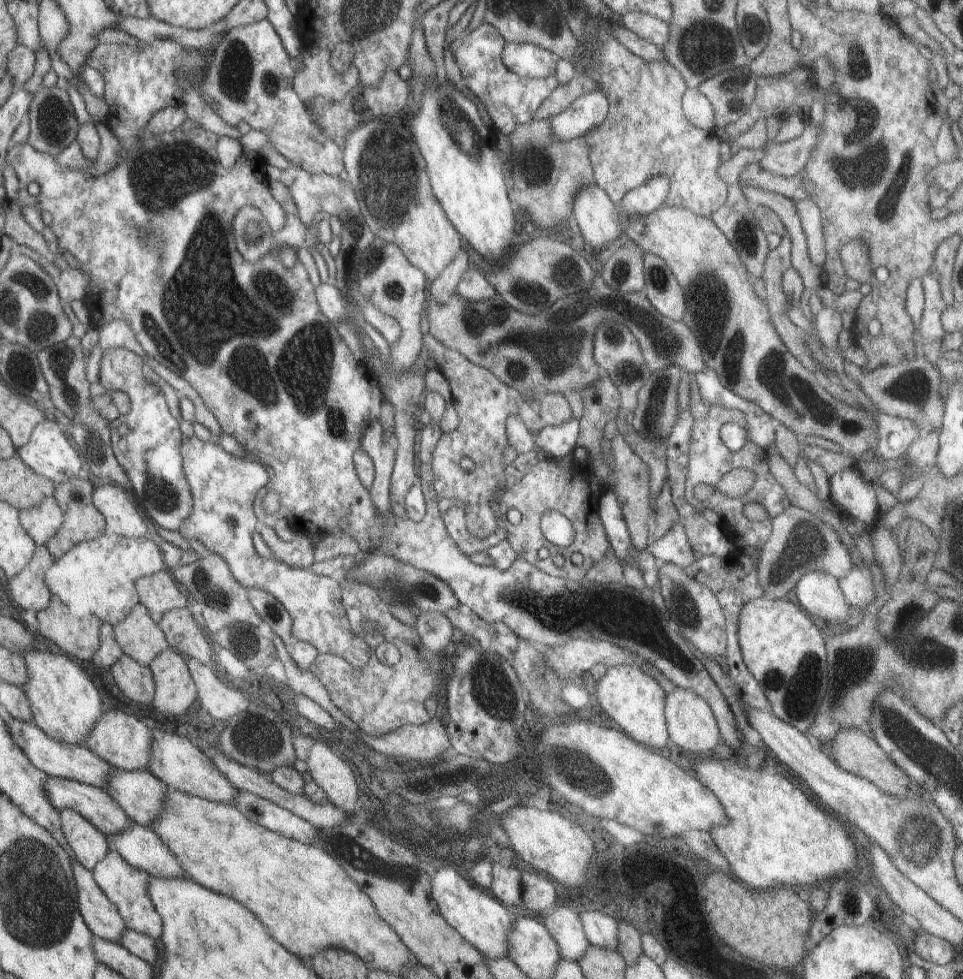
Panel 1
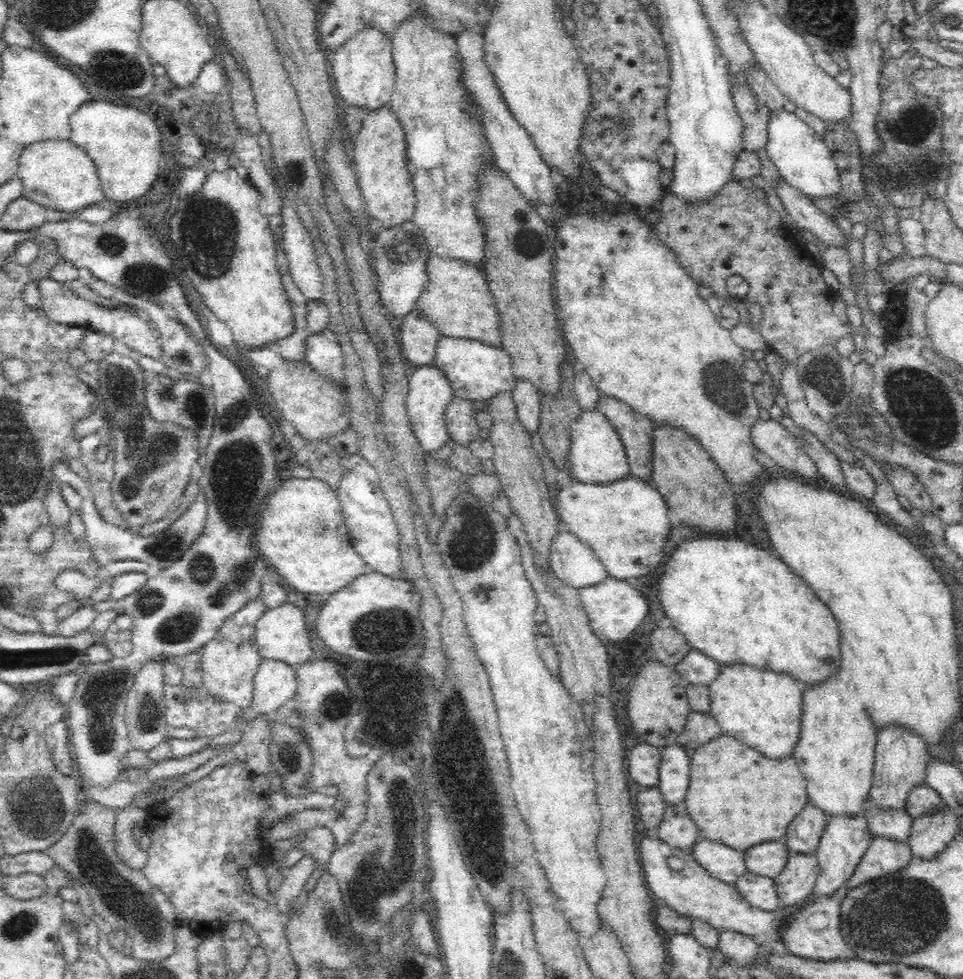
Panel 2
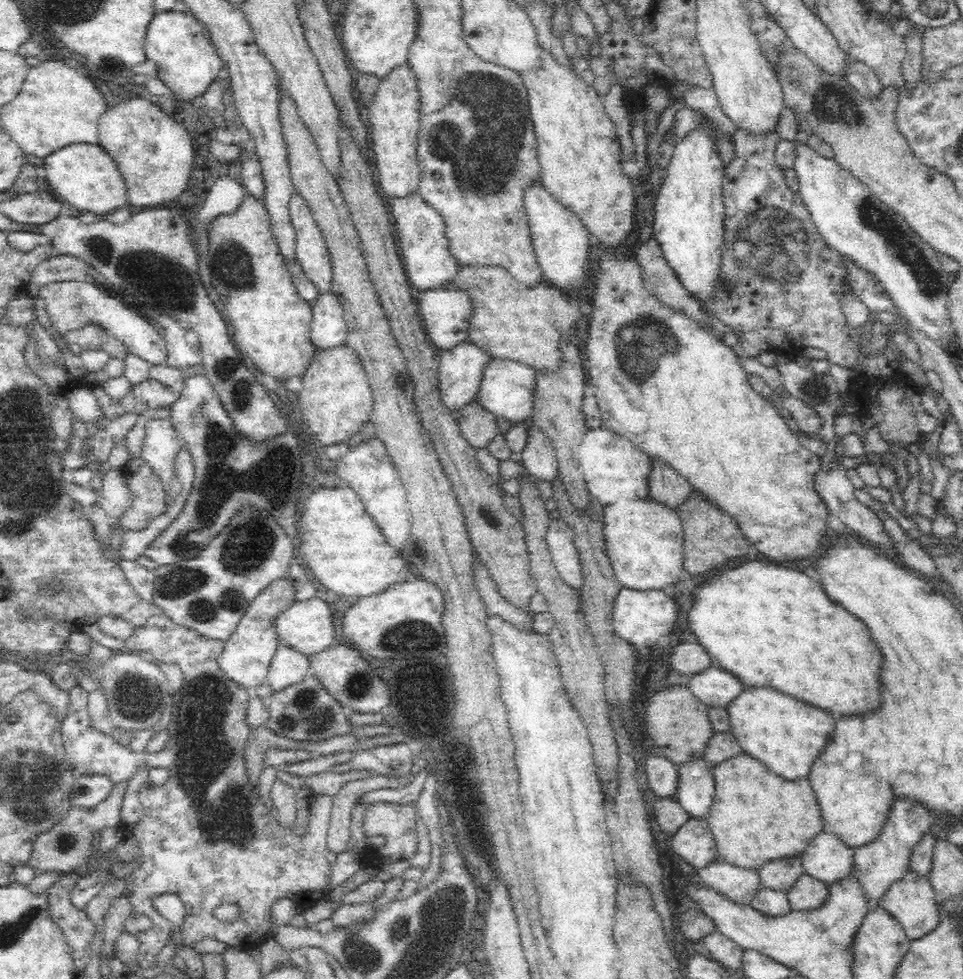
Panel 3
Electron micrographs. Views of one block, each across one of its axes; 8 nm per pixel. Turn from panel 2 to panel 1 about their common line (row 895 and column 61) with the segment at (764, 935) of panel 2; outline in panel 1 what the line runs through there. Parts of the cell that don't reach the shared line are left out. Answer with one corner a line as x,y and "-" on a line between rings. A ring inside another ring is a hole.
27,650
25,654
29,664
29,684
25,686
27,696
33,704
35,712
35,724
41,726
45,732
49,732
59,742
67,742
71,746
85,746
87,736
97,728
99,720
105,714
103,704
103,692
95,684
95,680
87,674
83,664
79,664
75,658
71,660
67,654
49,654
43,650

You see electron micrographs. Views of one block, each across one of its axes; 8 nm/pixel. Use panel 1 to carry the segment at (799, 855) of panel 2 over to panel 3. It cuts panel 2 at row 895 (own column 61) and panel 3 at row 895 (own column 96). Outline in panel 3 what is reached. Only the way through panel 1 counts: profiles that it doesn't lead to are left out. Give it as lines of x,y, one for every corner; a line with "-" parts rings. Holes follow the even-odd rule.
800,872
794,884
786,888
786,898
790,910
812,910
824,902
826,882
808,872

